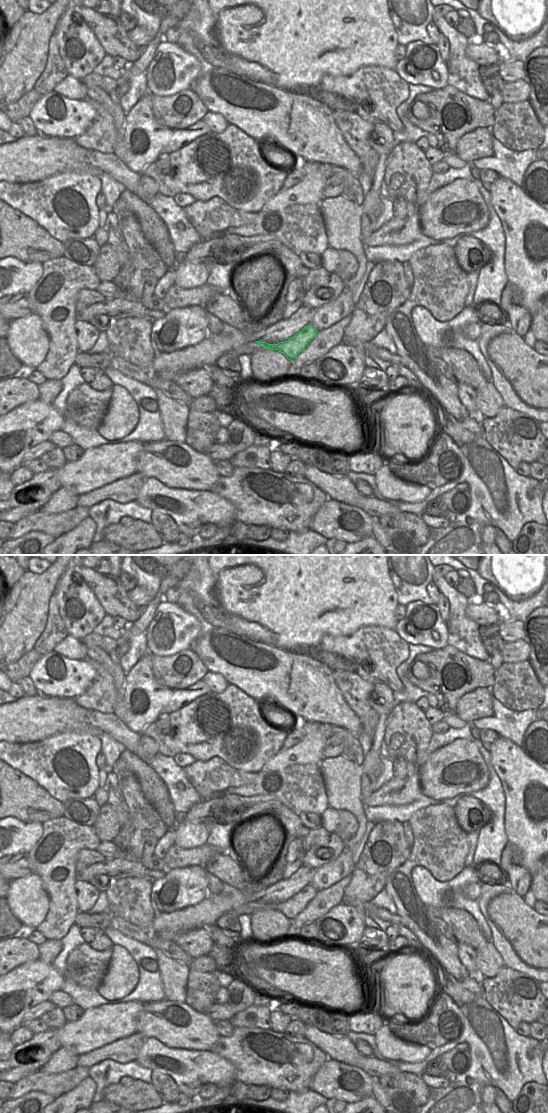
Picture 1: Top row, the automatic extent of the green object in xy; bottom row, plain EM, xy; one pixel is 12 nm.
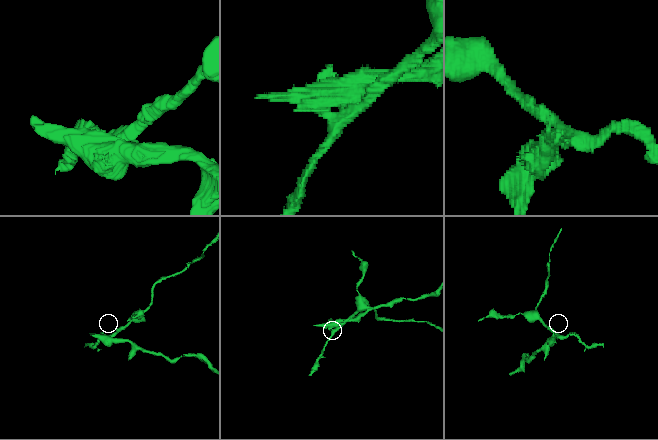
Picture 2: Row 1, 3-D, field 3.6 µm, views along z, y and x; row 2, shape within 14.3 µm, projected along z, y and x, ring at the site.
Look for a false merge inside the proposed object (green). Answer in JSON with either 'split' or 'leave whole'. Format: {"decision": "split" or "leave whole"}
{"decision": "split"}

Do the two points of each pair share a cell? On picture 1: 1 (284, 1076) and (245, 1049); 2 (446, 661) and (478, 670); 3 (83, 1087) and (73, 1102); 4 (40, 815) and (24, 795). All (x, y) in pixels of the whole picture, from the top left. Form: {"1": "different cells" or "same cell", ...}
{"1": "same cell", "2": "same cell", "3": "same cell", "4": "same cell"}

